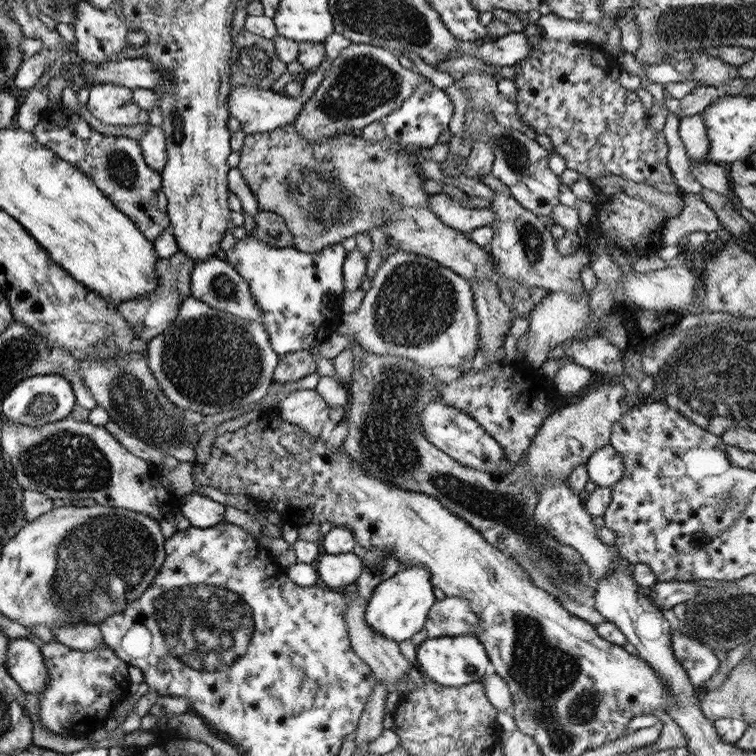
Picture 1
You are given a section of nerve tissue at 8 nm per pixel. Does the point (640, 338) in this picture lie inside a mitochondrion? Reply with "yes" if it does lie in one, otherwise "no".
no

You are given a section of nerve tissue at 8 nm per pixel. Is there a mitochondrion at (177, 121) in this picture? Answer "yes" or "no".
yes

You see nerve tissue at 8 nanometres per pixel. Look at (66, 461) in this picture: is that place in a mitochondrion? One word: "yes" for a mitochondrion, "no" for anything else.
yes

